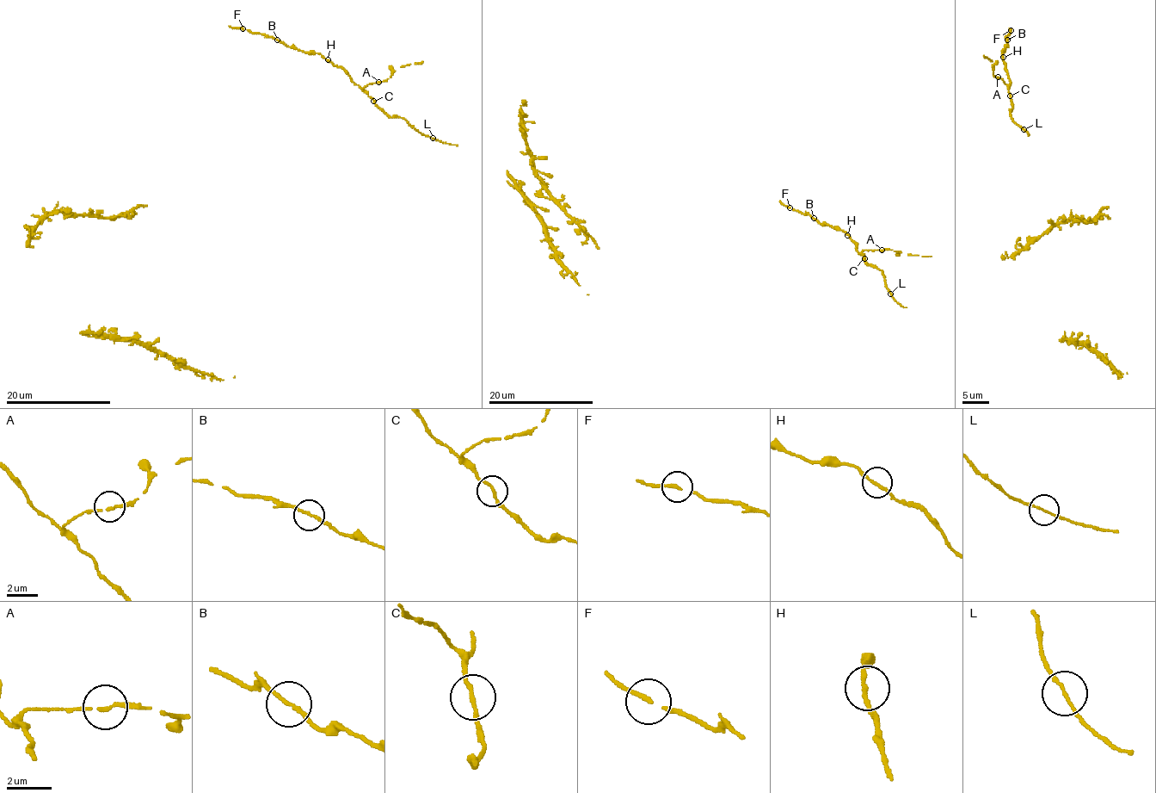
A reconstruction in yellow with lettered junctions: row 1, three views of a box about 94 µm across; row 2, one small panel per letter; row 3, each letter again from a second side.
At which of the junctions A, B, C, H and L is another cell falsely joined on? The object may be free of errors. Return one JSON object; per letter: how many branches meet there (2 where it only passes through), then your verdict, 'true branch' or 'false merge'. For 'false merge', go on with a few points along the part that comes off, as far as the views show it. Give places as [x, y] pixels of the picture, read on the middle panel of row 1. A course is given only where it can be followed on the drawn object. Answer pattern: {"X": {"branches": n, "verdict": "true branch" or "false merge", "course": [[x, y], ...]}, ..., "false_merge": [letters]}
{"A": {"branches": 2, "verdict": "true branch"}, "B": {"branches": 2, "verdict": "true branch"}, "C": {"branches": 2, "verdict": "true branch"}, "H": {"branches": 2, "verdict": "true branch"}, "L": {"branches": 2, "verdict": "true branch"}, "false_merge": []}

